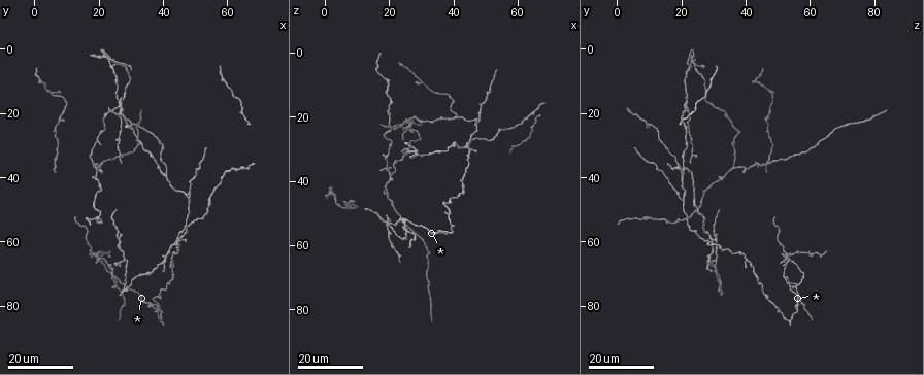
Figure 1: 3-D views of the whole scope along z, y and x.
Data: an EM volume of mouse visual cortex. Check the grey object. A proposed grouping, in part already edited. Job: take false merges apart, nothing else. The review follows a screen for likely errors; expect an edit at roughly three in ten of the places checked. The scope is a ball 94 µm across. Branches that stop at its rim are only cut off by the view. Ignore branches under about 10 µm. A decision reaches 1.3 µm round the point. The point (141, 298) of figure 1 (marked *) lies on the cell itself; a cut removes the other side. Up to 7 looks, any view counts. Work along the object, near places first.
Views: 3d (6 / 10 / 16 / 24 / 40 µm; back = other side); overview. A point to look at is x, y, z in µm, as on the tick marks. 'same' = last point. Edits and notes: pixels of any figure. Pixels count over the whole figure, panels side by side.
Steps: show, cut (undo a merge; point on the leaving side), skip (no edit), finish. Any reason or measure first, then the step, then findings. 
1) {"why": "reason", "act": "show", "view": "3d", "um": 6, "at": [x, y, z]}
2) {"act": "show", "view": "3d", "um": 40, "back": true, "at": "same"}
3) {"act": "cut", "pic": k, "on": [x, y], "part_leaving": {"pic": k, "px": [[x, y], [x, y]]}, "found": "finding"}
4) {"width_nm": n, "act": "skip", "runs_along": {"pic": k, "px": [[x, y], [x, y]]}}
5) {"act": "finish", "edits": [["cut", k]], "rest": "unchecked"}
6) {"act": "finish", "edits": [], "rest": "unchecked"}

{"why": "two arms in line, one across", "act": "show", "view": "3d", "um": 16, "at": [37.0, 80.5, 55.5]}

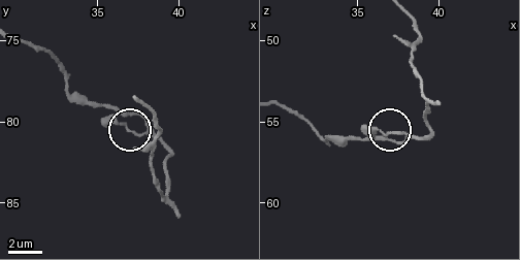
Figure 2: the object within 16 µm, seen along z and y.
{"act": "show", "view": "3d", "um": 6, "at": [36.6, 80.2, 55.8]}

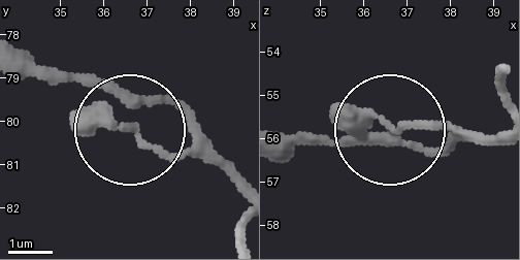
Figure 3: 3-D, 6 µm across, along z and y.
{"act": "skip", "runs_along": {"pic": 3, "px": [[285, 141], [481, 130]]}, "found": "one cell here"}

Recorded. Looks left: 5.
{"why": "four or more arms meet", "act": "show", "view": "3d", "um": 16, "at": [44.0, 60.0, 29.0]}

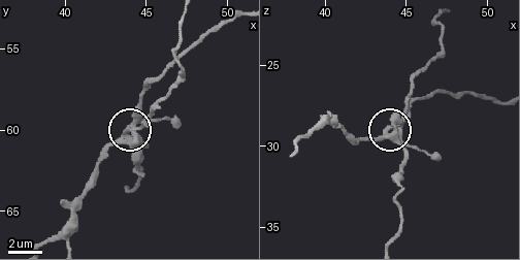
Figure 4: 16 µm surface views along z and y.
{"act": "show", "view": "3d", "um": 6, "at": [43.9, 60.2, 29.4]}

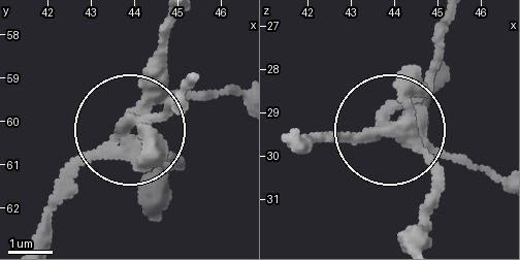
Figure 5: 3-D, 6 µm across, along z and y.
{"side_arm_um": 55, "arms": 4, "act": "cut", "pic": 5, "on": [66, 186], "found": "two cells meet here"}

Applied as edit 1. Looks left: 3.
{"act": "finish", "edits": [["cut", 5]], "rest": "unchecked"}

